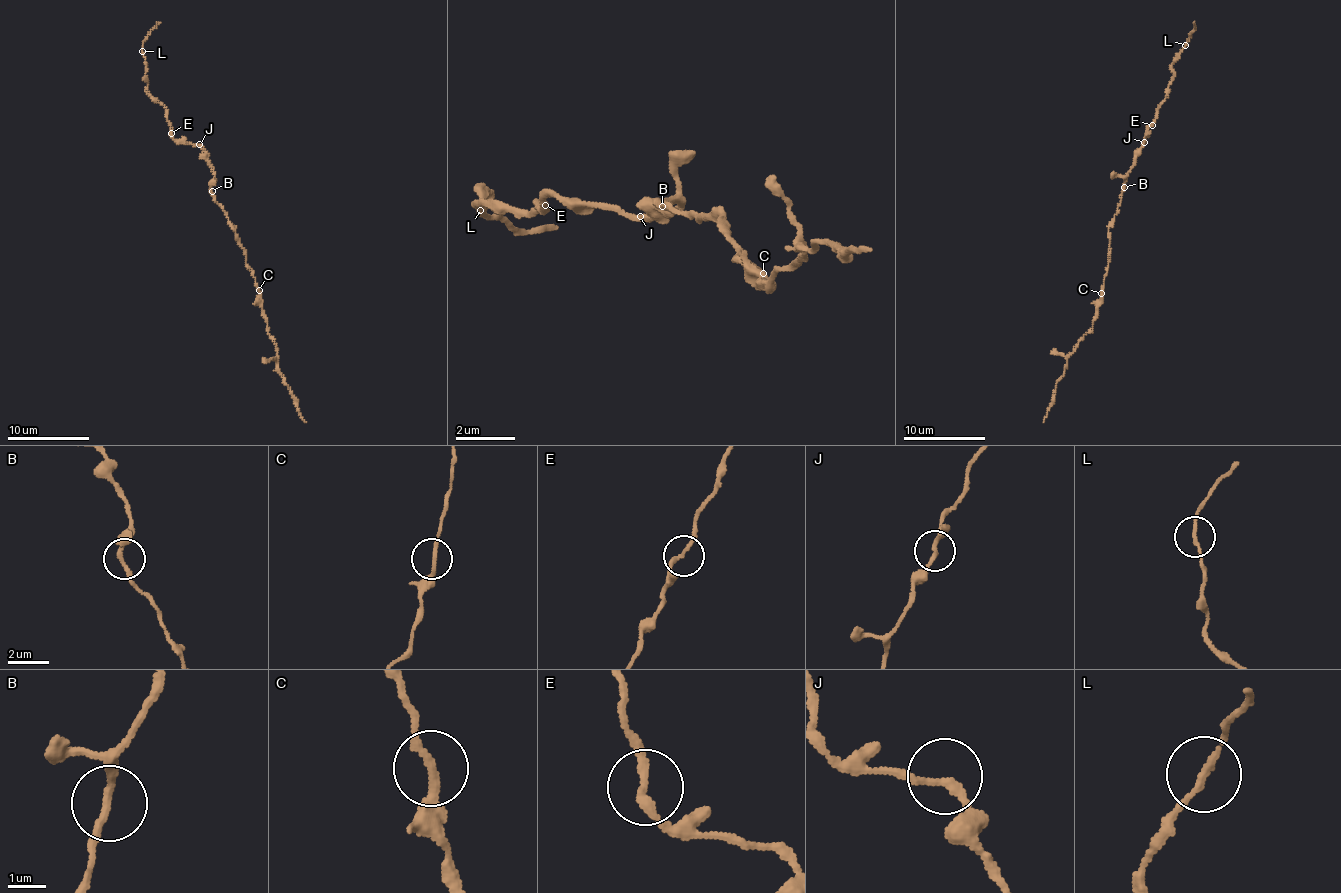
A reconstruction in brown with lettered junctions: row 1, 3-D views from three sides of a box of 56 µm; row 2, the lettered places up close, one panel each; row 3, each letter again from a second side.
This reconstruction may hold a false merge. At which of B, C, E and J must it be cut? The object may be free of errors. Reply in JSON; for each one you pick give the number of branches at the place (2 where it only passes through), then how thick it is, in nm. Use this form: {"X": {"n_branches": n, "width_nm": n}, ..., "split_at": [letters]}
{"split_at": []}

